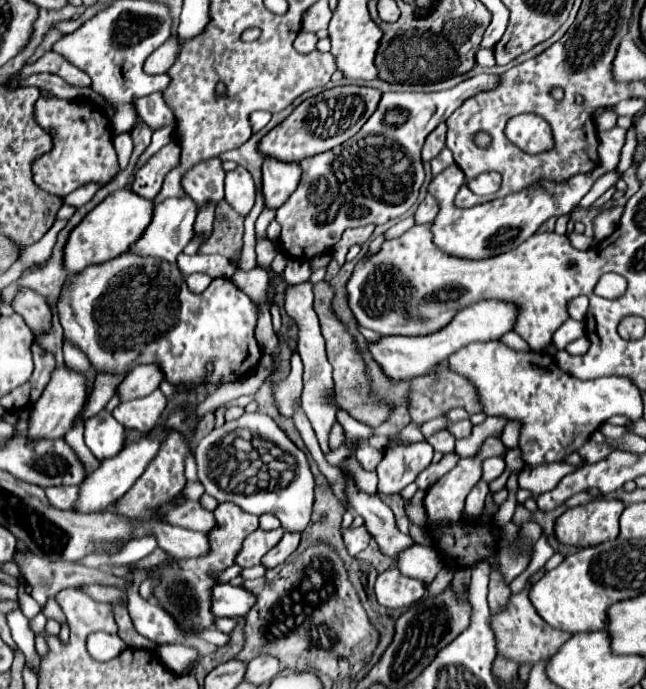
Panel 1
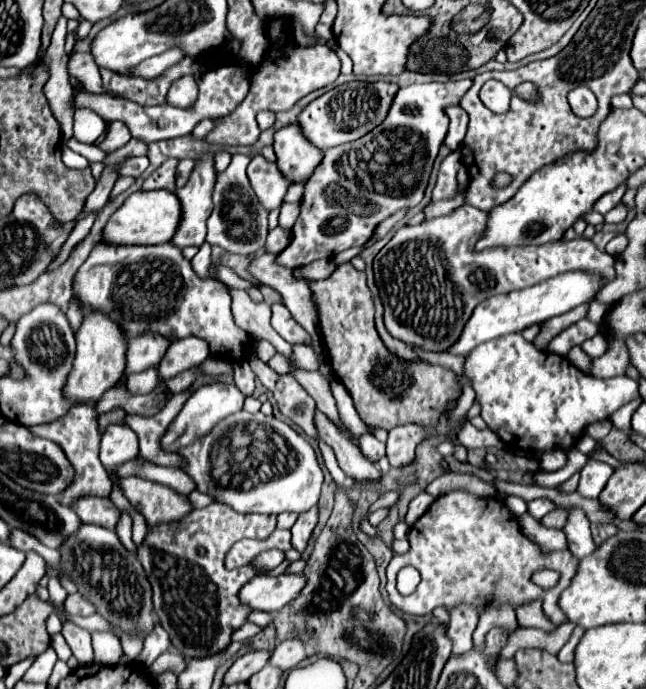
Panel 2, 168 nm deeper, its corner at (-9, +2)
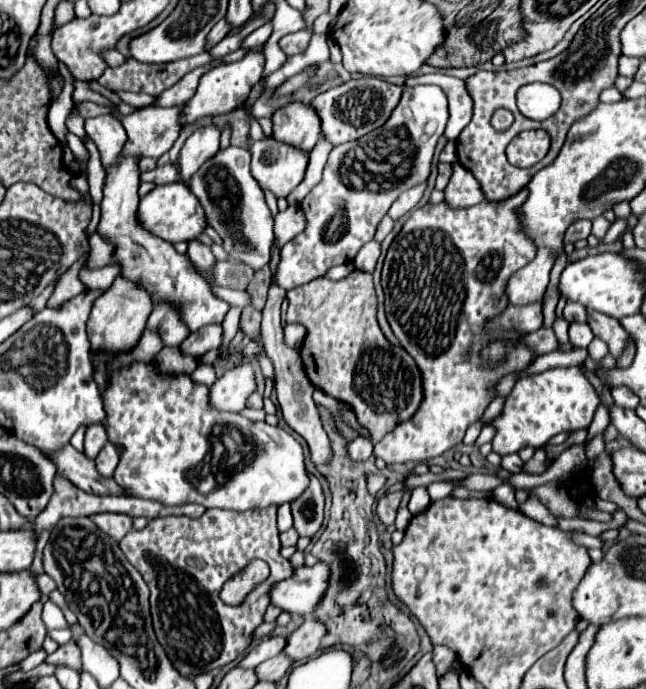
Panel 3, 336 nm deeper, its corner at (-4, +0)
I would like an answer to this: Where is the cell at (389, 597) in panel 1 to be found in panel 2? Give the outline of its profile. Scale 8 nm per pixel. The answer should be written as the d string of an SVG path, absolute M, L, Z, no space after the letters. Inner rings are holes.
M452 491L452 493L446 493L446 495L438 497L430 505L430 509L412 525L412 531L408 533L408 541L410 541L408 553L394 555L390 565L388 565L386 591L390 595L392 605L396 605L400 611L410 613L410 615L430 615L436 607L444 607L446 611L452 611L454 607L466 603L466 605L472 605L478 613L484 613L492 603L498 603L498 605L510 603L516 609L518 605L524 605L524 603L540 599L544 603L542 611L550 619L550 623L554 623L554 625L566 623L568 617L560 609L558 599L560 599L560 593L570 585L572 577L576 575L578 559L568 549L544 553L534 541L530 541L520 531L516 515L512 515L512 511L506 505L503 504L499 509L499 505L490 507L488 503L488 499L474 497L474 495L464 493L464 491ZM404 565L416 567L420 571L420 575L422 575L422 581L420 581L416 593L412 593L408 597L400 595L398 589L396 589L396 573ZM538 569L554 569L554 571L558 571L562 575L560 583L554 589L548 589L548 591L540 589L538 585L534 585L531 579L532 573L538 571Z

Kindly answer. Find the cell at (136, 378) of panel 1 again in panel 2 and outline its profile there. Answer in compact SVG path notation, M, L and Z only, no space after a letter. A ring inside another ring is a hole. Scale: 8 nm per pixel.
M196 337L178 339L168 347L164 359L160 361L160 377L162 381L166 381L190 367L200 365L208 357L210 357L208 341L196 339Z

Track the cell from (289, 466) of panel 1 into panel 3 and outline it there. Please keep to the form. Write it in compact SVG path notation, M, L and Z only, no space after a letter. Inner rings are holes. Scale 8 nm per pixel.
M133 363L113 375L103 393L103 405L107 411L103 425L109 441L125 447L113 477L131 497L155 499L163 505L199 503L207 509L253 511L265 509L267 505L279 507L291 503L309 485L303 447L291 433L267 425L265 421L251 421L241 413L223 413L203 407L203 385L193 383L187 375L157 375L151 365Z

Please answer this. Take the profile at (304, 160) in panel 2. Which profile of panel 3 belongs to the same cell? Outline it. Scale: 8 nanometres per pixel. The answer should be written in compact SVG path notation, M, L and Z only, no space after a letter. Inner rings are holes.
M289 103L273 115L273 137L277 141L287 141L287 145L299 145L299 149L309 155L321 137L319 117L309 105Z

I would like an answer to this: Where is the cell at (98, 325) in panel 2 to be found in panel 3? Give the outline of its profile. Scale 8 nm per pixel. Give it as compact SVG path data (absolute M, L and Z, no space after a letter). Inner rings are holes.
M117 277L111 285L111 289L107 289L101 297L95 299L95 305L91 309L91 317L87 321L87 335L89 335L89 343L91 343L91 353L127 353L131 351L145 329L145 321L149 317L149 313L153 311L153 303L149 299L149 293L139 289L135 283L125 281L123 277Z

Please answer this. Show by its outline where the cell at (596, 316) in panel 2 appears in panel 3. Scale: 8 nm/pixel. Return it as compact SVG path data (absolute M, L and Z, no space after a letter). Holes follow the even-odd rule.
M567 303L563 315L565 315L565 319L569 323L587 323L589 321L587 309L583 305L579 305L579 303Z

